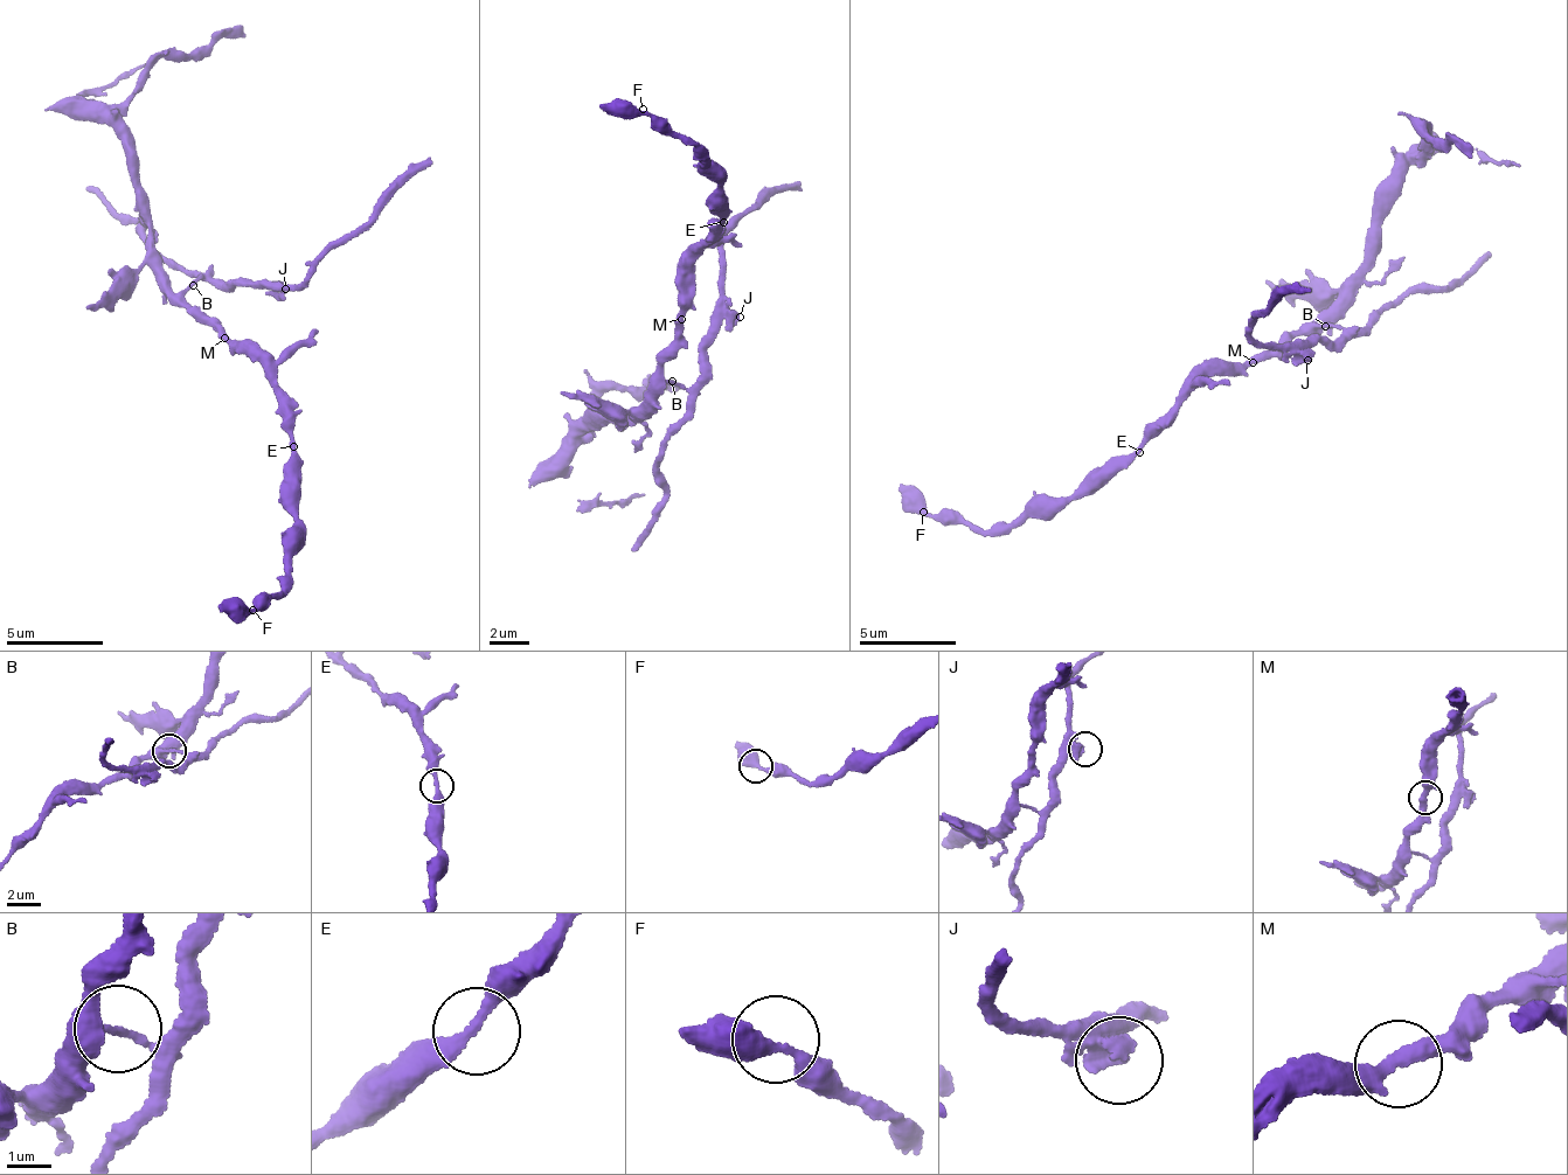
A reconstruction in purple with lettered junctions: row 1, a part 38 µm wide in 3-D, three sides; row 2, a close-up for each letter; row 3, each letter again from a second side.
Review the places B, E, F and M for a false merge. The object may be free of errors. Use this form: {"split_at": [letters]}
{"split_at": ["B"]}

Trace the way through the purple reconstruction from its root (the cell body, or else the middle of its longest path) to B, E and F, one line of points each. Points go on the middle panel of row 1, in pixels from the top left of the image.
B: (674, 318), (674, 357), (661, 364), (661, 379), (671, 381)
E: (674, 318), (681, 310), (681, 265), (705, 245), (723, 222)
F: (674, 318), (681, 310), (681, 261), (723, 217), (722, 195), (715, 189), (716, 169), (643, 109)

